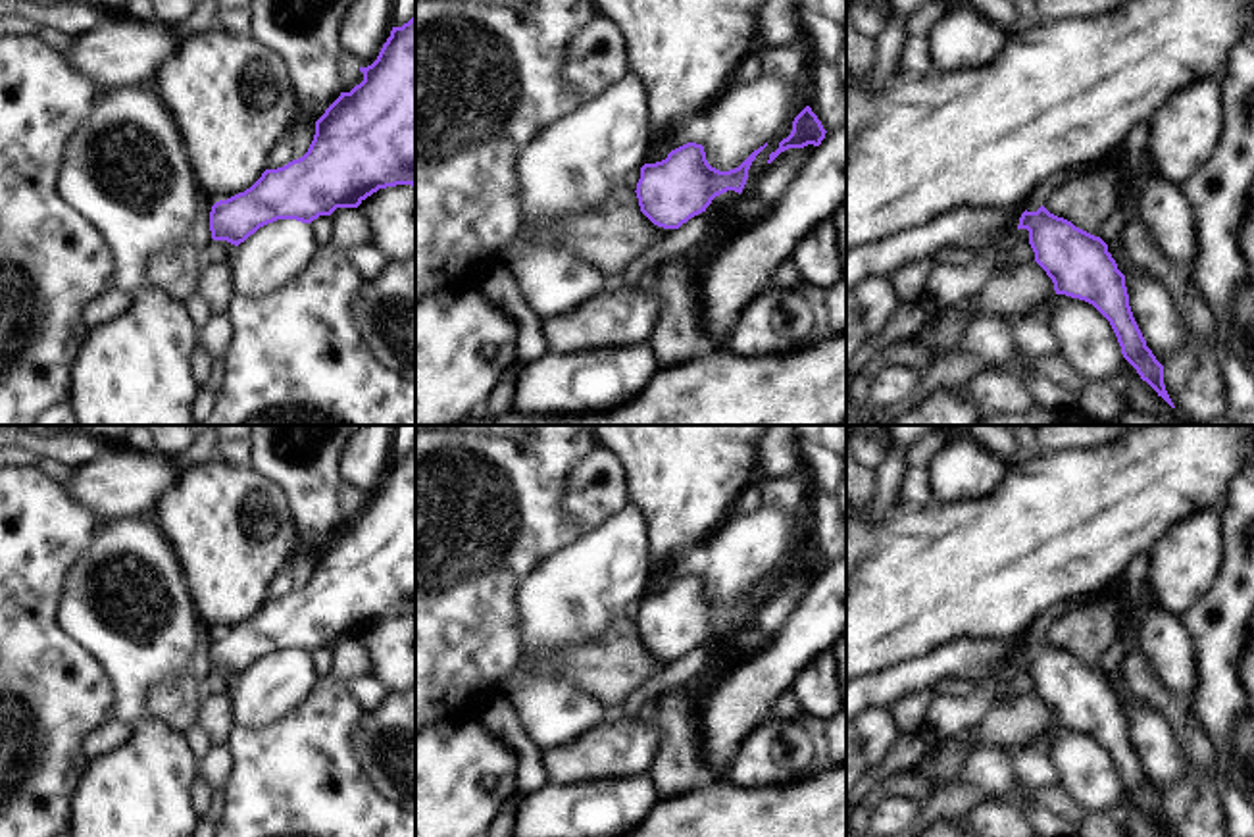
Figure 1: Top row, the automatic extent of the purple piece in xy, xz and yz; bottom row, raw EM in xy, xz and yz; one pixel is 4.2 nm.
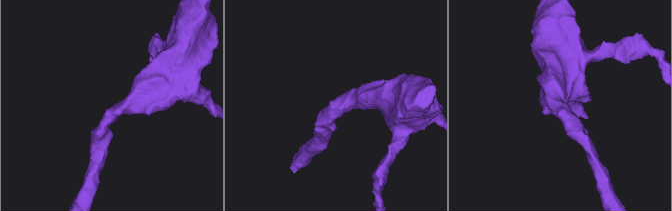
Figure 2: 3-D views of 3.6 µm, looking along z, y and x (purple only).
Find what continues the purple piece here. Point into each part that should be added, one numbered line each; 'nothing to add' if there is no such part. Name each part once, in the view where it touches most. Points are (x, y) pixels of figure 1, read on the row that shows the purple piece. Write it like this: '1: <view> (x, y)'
nothing to add

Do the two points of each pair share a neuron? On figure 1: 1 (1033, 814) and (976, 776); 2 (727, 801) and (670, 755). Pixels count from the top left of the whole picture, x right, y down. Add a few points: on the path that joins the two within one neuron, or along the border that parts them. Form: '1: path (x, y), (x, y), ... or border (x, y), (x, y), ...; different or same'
1: path (1020, 801), (989, 776); same
2: border (702, 782), (691, 791), (660, 799); different

